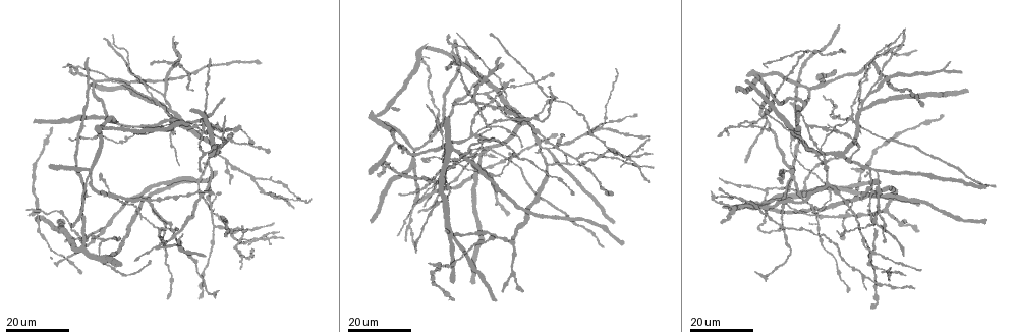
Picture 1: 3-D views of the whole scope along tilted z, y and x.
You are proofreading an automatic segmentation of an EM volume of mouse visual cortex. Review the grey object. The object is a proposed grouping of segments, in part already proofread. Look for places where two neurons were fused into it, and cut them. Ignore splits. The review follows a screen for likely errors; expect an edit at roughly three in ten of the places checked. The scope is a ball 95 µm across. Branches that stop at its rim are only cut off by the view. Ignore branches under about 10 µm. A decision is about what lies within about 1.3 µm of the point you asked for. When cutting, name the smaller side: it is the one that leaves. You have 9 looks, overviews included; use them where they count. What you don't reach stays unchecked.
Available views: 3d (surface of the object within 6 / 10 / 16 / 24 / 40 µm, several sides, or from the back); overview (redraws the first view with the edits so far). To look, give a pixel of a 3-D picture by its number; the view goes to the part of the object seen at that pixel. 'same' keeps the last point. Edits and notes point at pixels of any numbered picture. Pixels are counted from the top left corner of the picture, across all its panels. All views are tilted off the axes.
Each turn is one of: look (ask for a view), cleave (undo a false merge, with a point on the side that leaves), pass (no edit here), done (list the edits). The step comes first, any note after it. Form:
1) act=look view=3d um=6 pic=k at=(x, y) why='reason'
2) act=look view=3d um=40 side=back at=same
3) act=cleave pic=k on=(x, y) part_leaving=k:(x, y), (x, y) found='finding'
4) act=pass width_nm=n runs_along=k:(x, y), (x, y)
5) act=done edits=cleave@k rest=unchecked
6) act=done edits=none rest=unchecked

act=look view=3d um=24 pic=1 at=(875, 171)

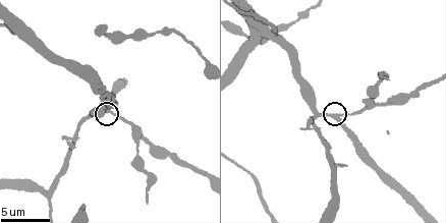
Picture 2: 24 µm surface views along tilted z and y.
act=look view=3d um=10 pic=2 at=(111, 112) why='closer look'

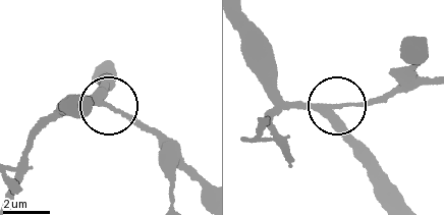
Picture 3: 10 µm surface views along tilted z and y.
act=pass arms=3 found='continuous, no second neuron'

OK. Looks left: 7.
act=look view=3d um=24 pic=1 at=(874, 253) why='looks like a crossing'

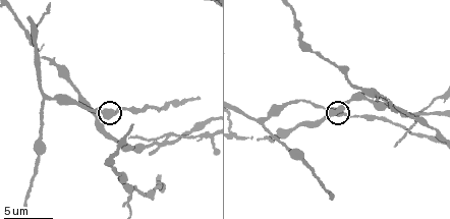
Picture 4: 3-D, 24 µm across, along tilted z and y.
act=look view=3d um=10 pic=4 at=(104, 114)

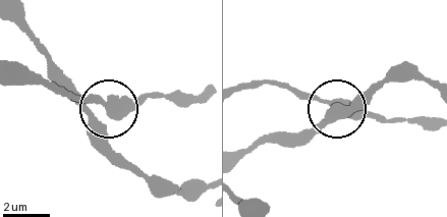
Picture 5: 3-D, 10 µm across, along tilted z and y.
act=pass width_nm=420 found='one neuron here'

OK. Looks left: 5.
act=look view=3d um=24 pic=1 at=(876, 221) why='arms part here'

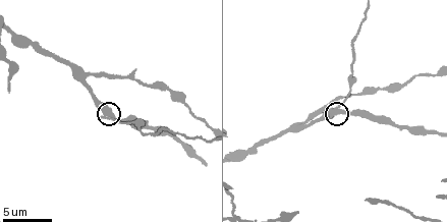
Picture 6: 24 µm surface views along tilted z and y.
act=look view=3d um=10 pic=6 at=(340, 112)

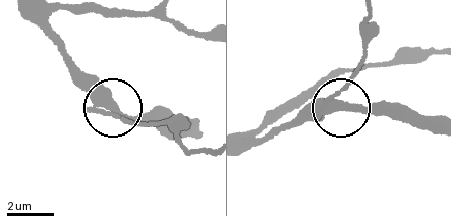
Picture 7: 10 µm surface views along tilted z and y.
act=cleave pic=7 on=(124, 120) width_nm=300 part_leaving=7:(321, 105), (344, 84), (359, 59), (371, 11) found='two neurons meet here'

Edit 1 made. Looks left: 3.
act=look view=overview

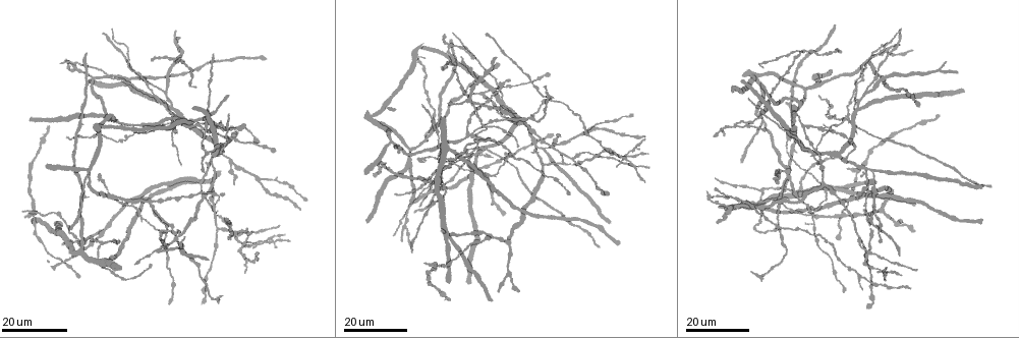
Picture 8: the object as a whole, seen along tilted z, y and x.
act=look view=3d um=24 pic=8 at=(164, 233) why='four arms meet'

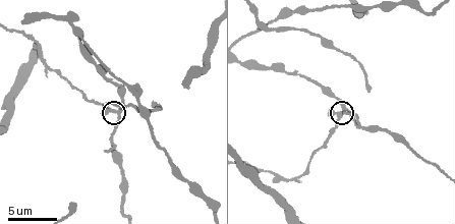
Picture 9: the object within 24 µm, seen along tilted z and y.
act=look view=3d um=6 pic=9 at=(116, 114) why='zoom in'

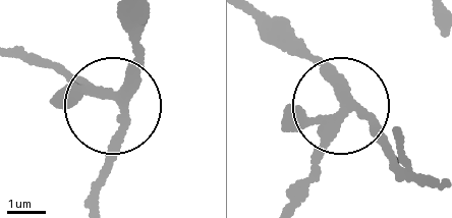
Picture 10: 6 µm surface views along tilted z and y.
act=cleave pic=10 on=(63, 107) width_nm=260 part_leaving=10:(112, 94), (16, 53) found='a second neuron is stuck on'

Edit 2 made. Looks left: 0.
act=done edits=cleave@7,cleave@10 rest=unchecked

